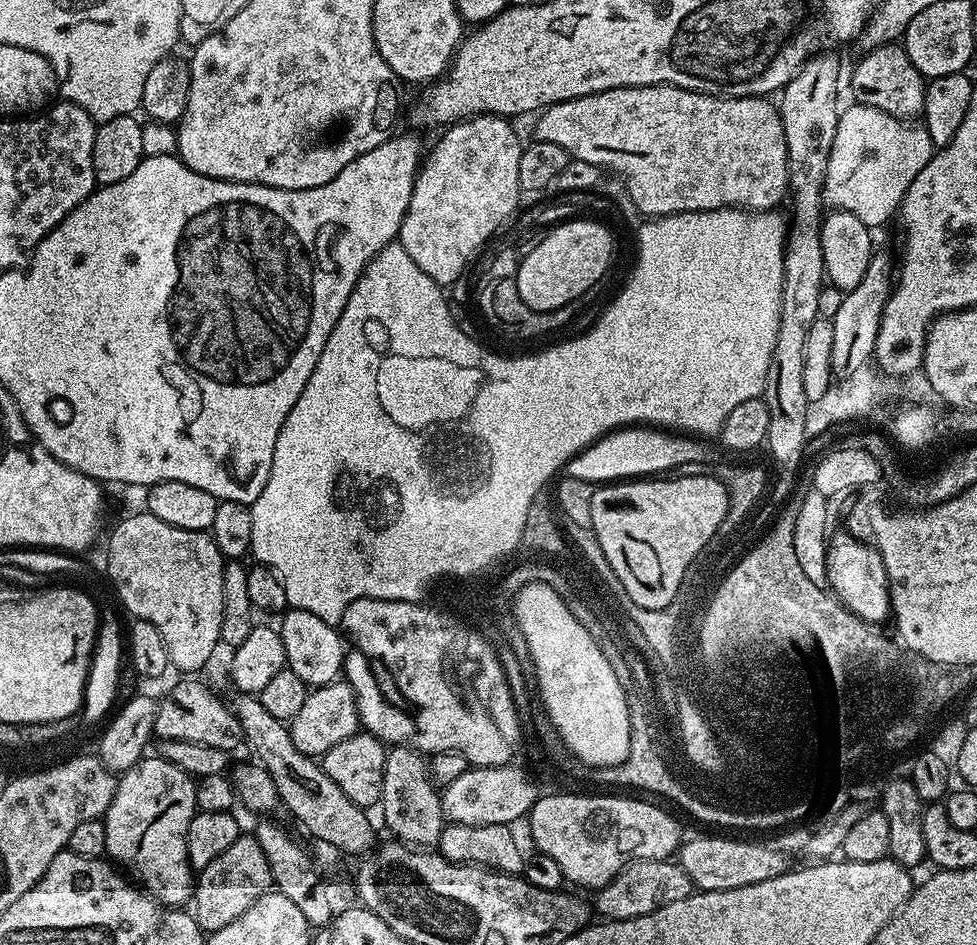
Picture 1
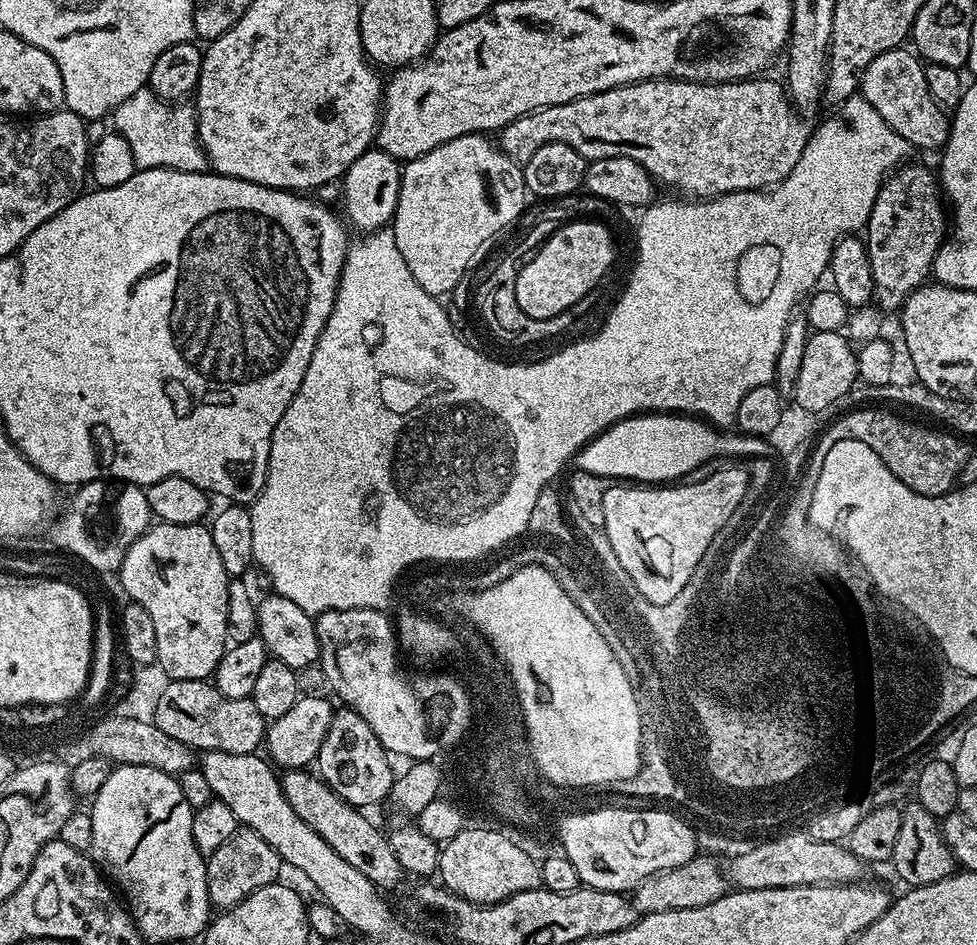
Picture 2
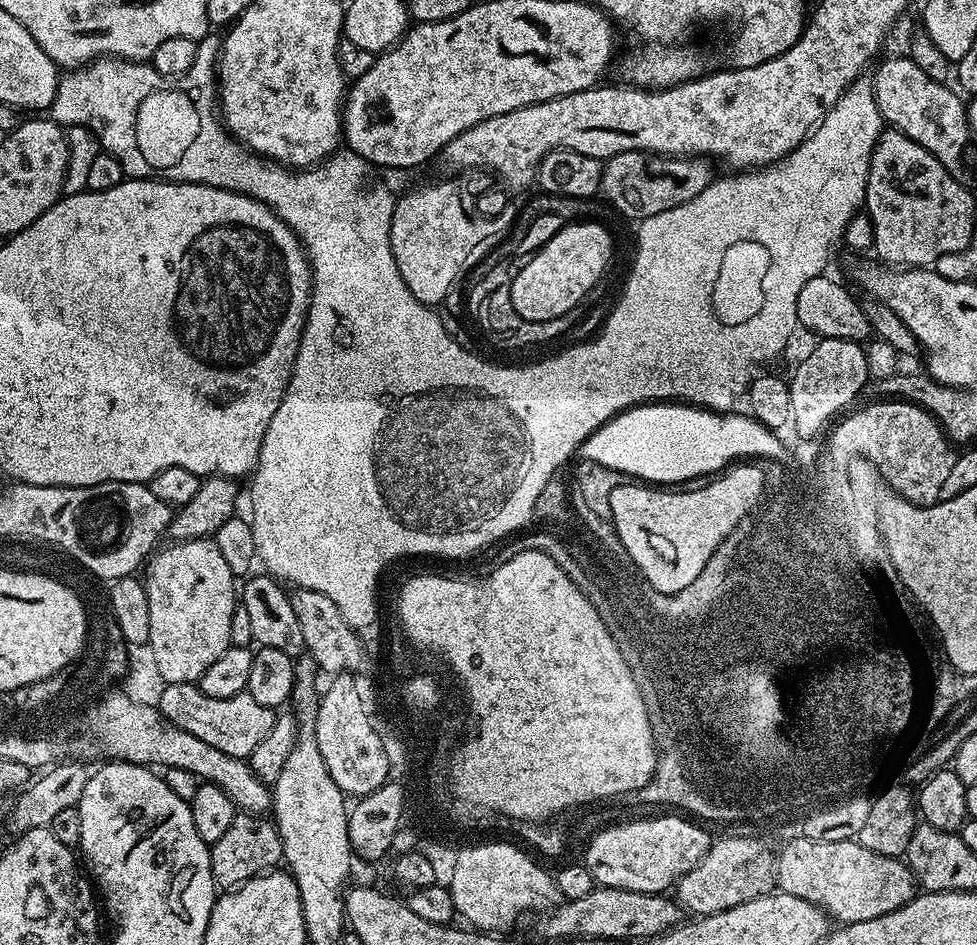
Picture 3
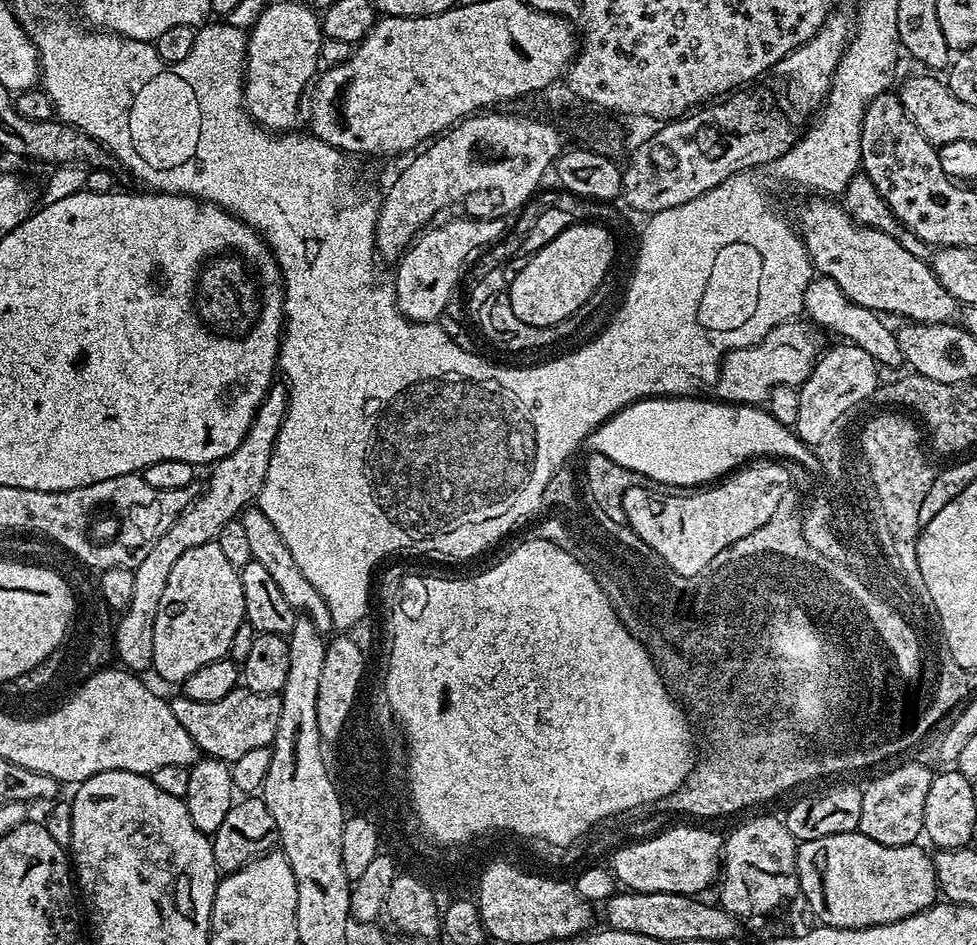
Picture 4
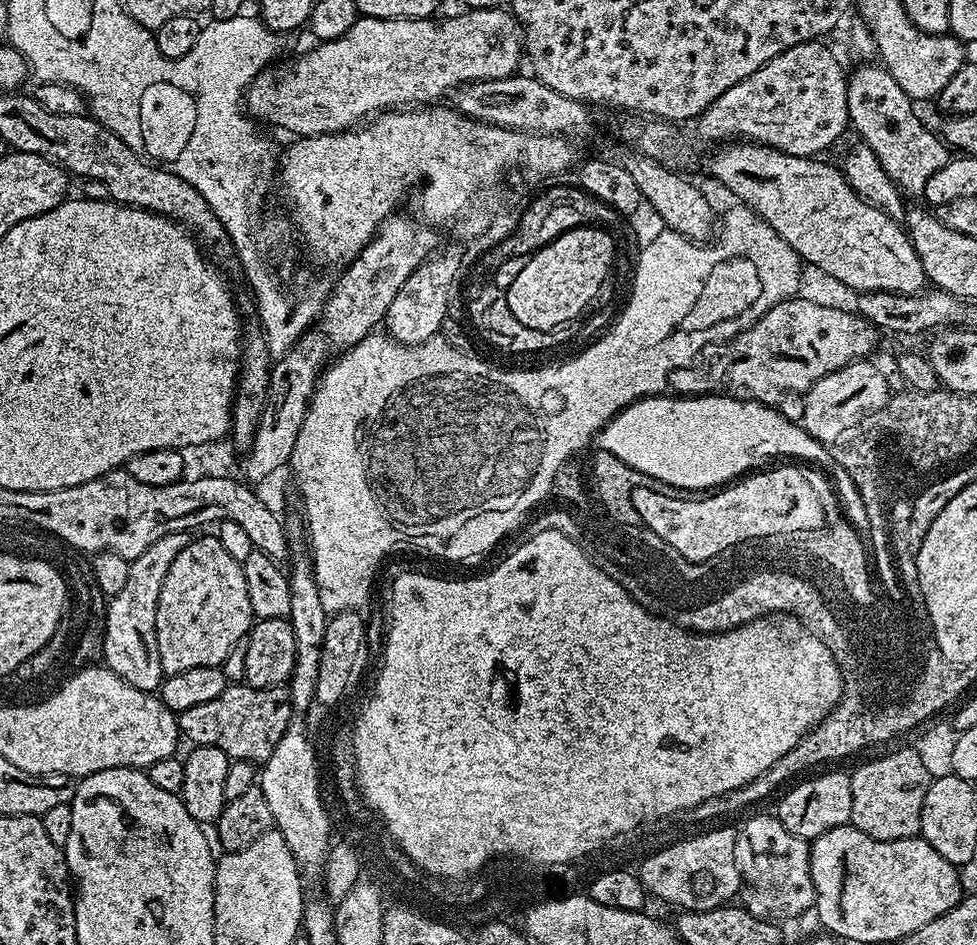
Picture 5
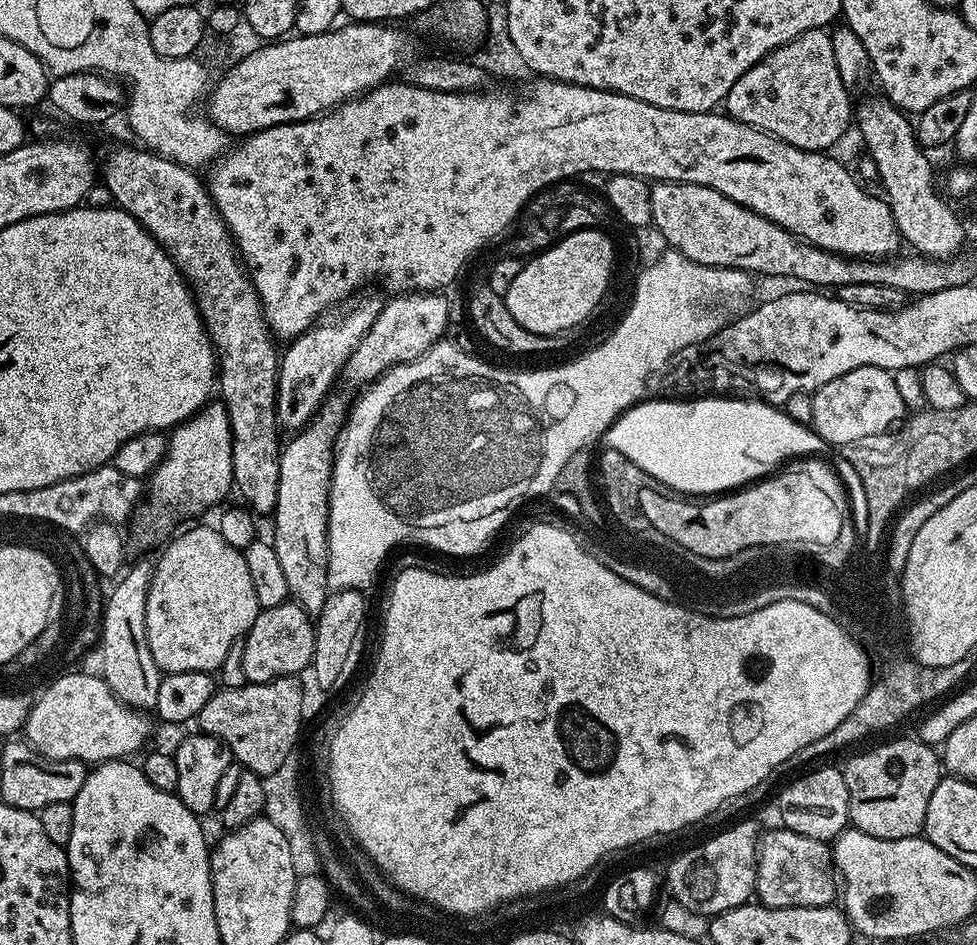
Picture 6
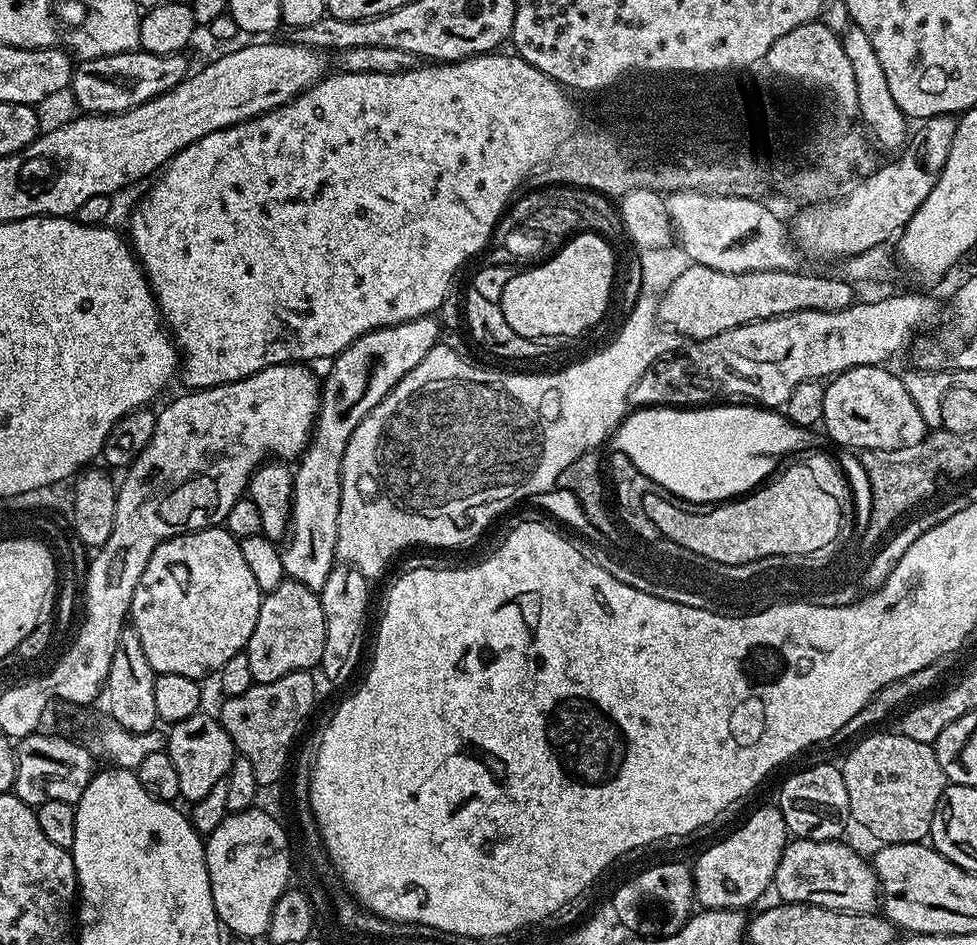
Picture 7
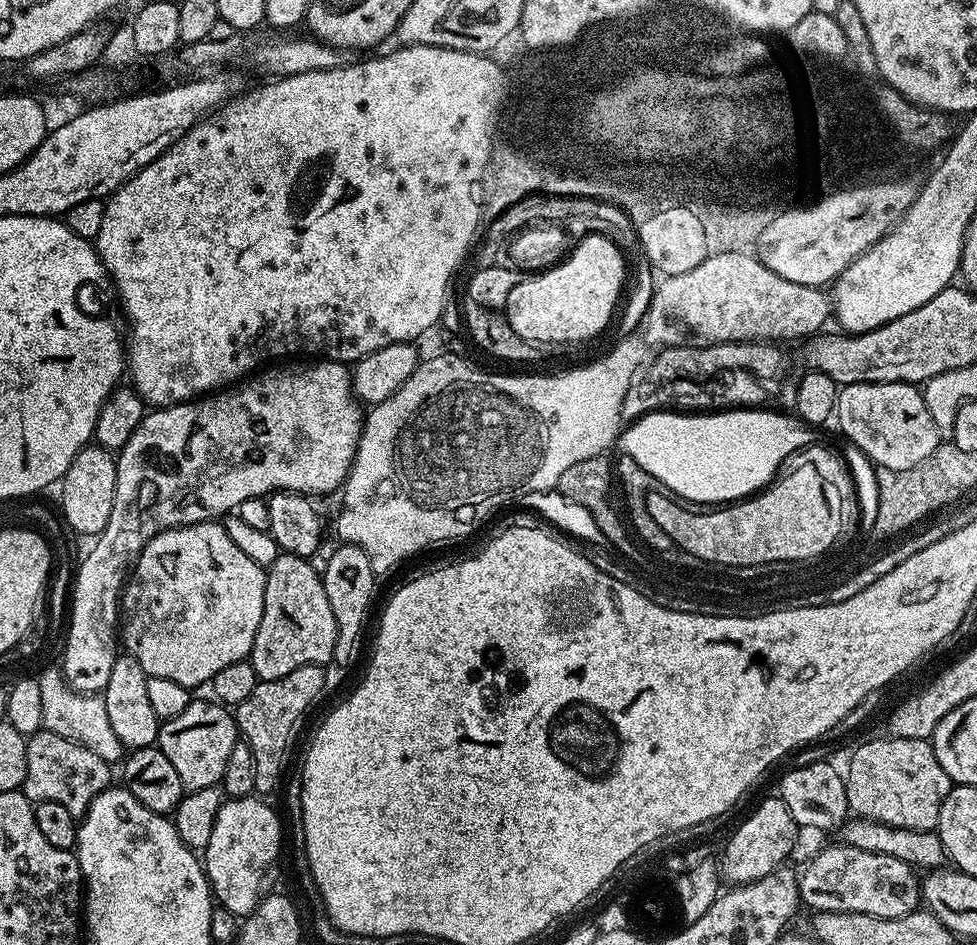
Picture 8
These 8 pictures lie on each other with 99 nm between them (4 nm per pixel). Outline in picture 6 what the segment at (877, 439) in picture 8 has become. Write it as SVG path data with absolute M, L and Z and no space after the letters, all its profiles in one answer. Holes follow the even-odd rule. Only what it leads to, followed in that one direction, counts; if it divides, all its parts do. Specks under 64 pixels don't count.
M862 366L858 370L850 370L850 374L842 374L842 378L834 378L834 382L826 382L826 386L815 389L811 398L814 402L811 427L828 446L843 446L850 442L858 442L858 438L870 438L870 434L889 431L895 420L903 421L906 416L902 394L898 394L898 386L894 386L894 375L885 368Z

